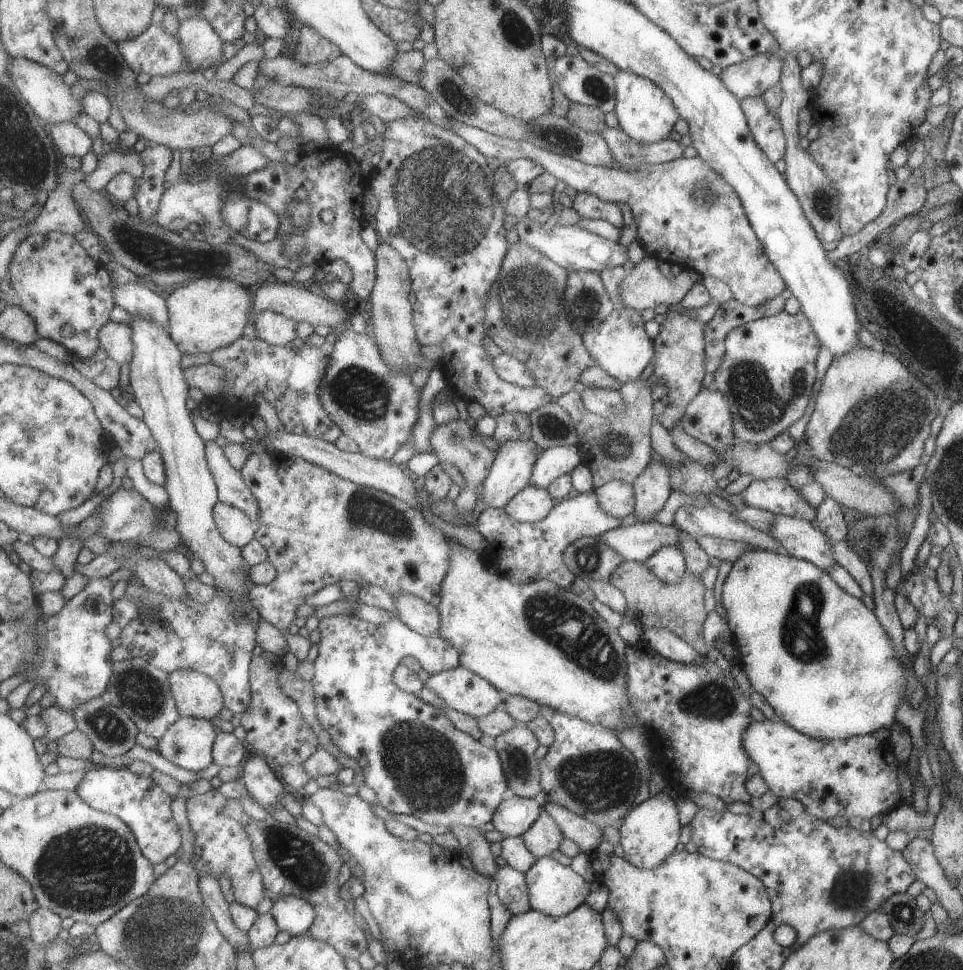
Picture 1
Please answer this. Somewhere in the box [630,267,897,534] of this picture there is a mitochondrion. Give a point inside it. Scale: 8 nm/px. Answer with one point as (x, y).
(760, 401)

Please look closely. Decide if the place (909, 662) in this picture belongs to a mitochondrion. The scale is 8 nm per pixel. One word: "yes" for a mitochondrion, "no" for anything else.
no

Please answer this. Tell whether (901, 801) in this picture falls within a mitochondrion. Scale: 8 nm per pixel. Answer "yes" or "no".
no

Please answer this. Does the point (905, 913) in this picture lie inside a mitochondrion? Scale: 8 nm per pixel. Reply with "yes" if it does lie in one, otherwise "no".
yes

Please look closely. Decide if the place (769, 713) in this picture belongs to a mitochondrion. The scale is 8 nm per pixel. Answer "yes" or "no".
no

